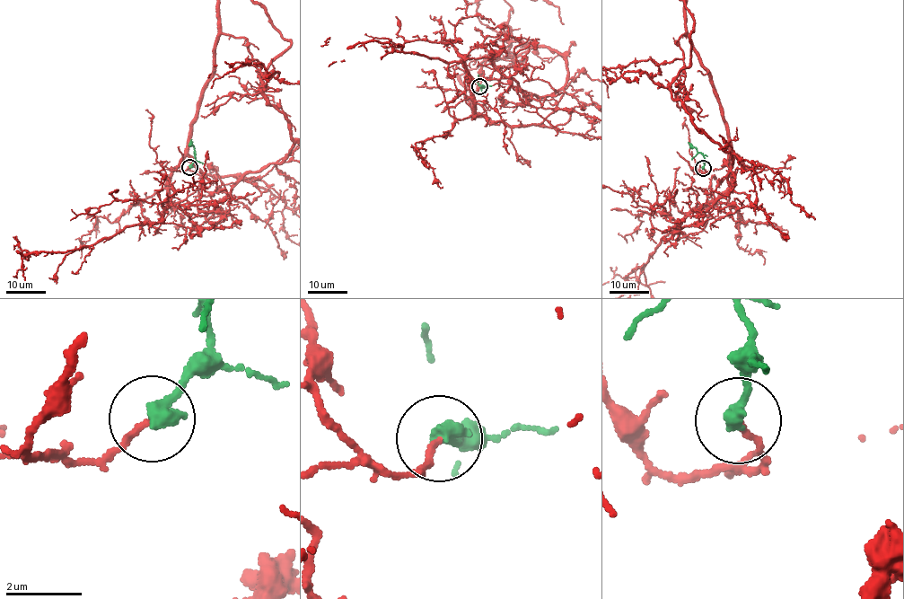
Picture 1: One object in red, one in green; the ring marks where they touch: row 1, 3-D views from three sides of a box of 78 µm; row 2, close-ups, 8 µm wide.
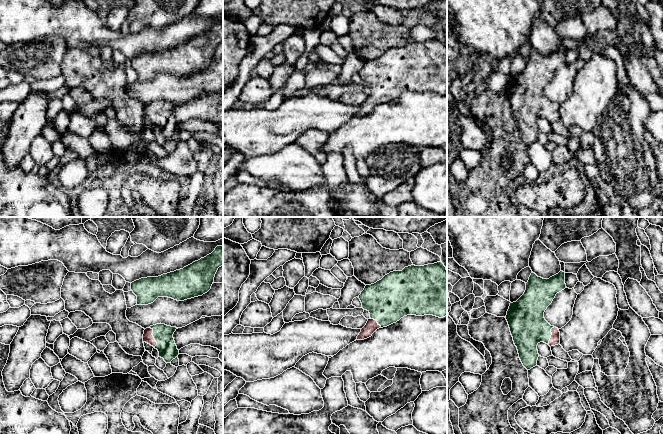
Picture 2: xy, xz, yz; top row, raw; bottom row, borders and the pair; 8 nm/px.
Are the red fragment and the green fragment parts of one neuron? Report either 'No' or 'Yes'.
Yes

